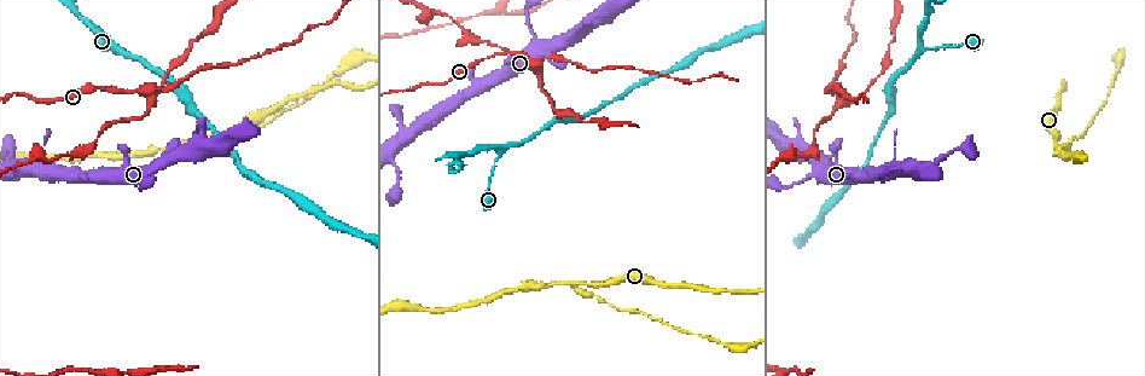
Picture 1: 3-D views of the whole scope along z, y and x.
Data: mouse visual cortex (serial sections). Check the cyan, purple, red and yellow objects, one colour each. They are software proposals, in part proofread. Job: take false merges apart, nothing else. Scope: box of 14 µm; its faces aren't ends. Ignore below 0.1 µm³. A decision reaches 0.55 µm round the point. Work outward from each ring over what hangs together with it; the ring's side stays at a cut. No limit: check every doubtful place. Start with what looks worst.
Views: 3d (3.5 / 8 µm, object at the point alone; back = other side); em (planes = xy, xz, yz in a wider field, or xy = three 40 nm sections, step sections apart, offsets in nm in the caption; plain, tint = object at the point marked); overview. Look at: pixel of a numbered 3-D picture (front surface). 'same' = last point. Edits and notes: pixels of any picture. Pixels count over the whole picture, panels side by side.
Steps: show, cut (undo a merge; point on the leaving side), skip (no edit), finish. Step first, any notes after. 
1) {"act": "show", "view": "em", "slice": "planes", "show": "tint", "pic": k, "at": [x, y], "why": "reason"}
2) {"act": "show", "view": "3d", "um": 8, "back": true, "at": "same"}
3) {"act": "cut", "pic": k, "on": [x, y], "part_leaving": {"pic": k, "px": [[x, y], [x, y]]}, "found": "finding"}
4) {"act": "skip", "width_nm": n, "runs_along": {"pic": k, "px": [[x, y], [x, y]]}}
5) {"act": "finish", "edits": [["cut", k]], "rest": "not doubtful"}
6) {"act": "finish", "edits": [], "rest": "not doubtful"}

{"act": "show", "view": "3d", "um": 3.5, "pic": 1, "at": [534, 69], "why": "four-way junction"}

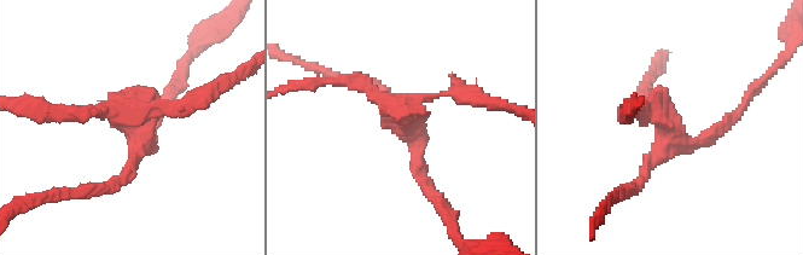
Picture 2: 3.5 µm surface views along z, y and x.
{"act": "cut", "pic": 2, "on": [658, 160], "part_leaving": {"pic": 2, "px": [[652, 108], [668, 145], [630, 190]]}, "found": "a second cell is stuck on"}

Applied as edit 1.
{"act": "show", "view": "3d", "um": 3.5, "pic": 1, "at": [183, 143], "why": "three arms meet"}

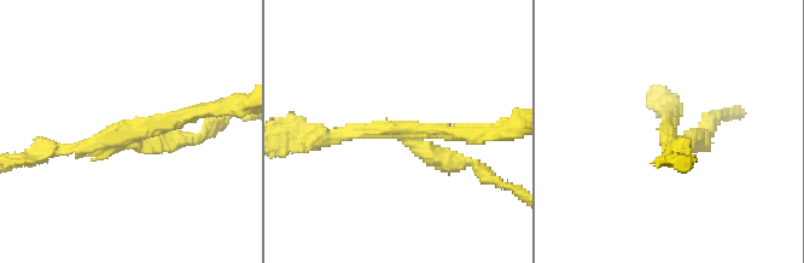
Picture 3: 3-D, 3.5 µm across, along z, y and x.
{"act": "show", "view": "em", "slice": "xy", "step": 2, "show": "tint", "pic": 3, "at": [135, 136], "why": "now the EM"}

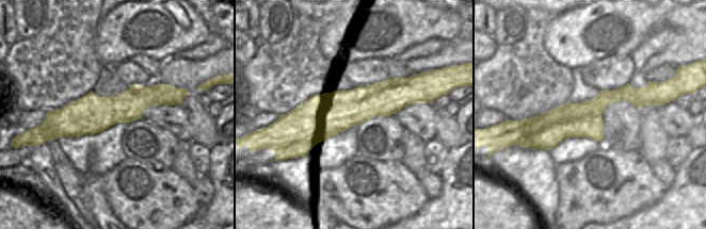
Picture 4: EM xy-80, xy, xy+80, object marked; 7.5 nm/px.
{"act": "cut", "pic": 3, "on": [452, 168], "part_leaving": {"pic": 3, "px": [[420, 148], [513, 190]]}, "found": "a second cell is stuck on"}

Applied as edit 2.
{"act": "show", "view": "3d", "um": 8, "pic": 1, "at": [500, 155], "why": "a fork"}

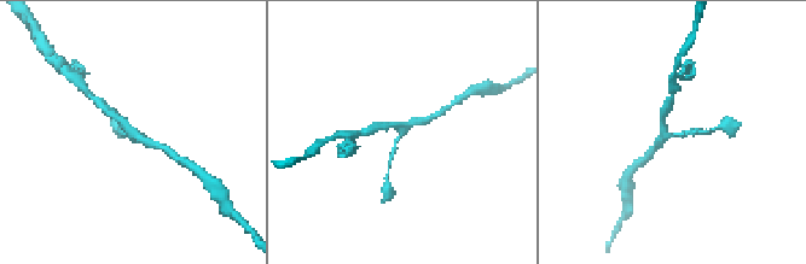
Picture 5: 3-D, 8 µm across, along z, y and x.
{"act": "show", "view": "em", "slice": "xy", "step": 3, "show": "tint", "pic": 5, "at": [403, 133], "why": "need the tissue"}

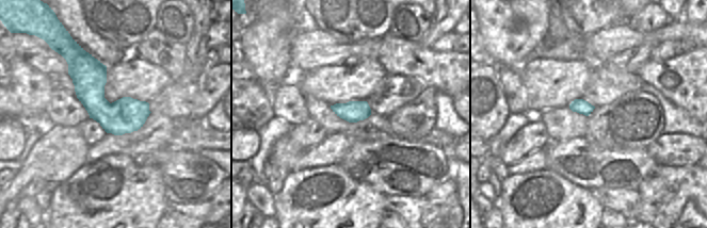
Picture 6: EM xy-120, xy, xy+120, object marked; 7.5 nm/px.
{"act": "skip", "runs_along": {"pic": 6, "px": [[70, 58], [114, 116], [140, 124]]}, "found": "all the same cell"}

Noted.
{"act": "finish", "edits": [["cut", 2], ["cut", 3]], "rest": "not doubtful"}

